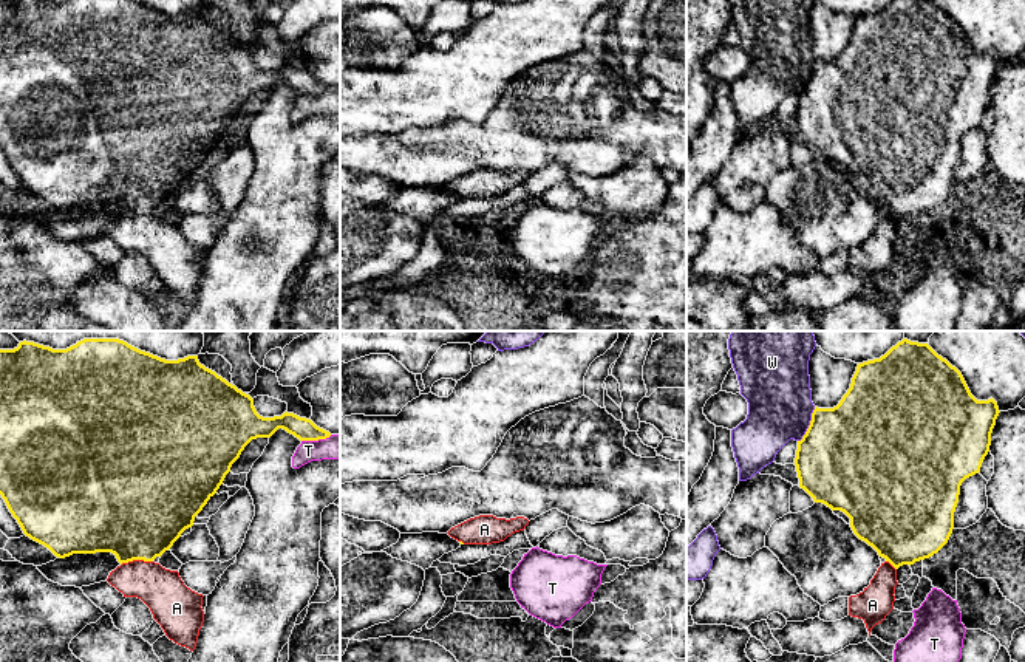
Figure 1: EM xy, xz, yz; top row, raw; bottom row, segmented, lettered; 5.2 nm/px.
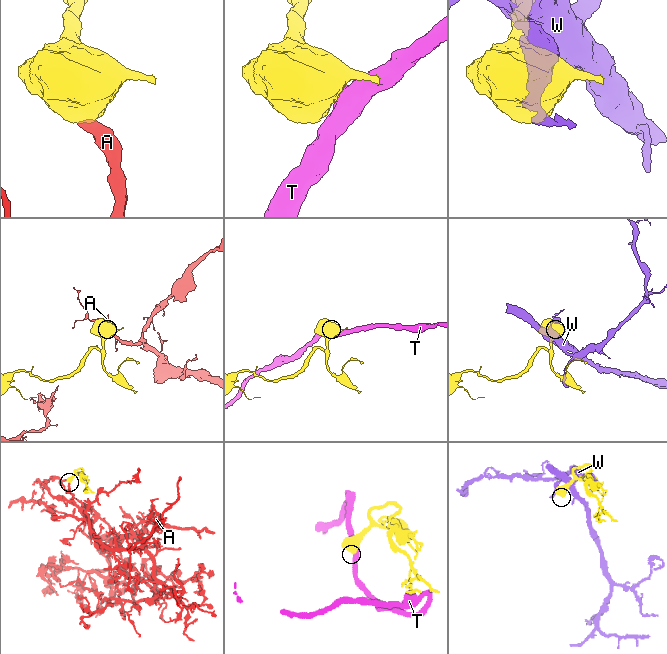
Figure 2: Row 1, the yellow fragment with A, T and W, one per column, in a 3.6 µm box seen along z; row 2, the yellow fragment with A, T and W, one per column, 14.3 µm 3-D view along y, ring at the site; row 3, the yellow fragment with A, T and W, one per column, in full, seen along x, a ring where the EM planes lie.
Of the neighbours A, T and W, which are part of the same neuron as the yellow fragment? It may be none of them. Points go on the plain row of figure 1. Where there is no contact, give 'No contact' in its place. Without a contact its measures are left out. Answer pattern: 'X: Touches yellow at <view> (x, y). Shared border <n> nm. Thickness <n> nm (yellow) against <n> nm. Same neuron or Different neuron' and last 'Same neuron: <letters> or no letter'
A: Touches yellow at xy (136, 212). Shared border 170 nm. Thickness 500 nm (yellow) against 220 nm. Same neuron
T: Touches yellow at xy (316, 93). Shared border 160 nm. Thickness 120 nm (yellow) against 130 nm. Different neuron
W: Touches yellow at yz (810, 78). Shared border 200 nm. Thickness 500 nm (yellow) against 340 nm. Different neuron
Same neuron: A

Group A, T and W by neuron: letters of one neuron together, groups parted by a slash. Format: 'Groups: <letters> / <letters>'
Groups: A / T / W

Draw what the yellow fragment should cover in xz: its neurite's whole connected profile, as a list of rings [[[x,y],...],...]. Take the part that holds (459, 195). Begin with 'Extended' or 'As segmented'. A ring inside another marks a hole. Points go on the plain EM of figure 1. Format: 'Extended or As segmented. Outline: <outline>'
Extended. Outline: [[[479,169],[451,181],[447,187],[461,198],[492,198],[524,184],[527,178],[529,173],[524,170],[506,173],[493,169]]]

